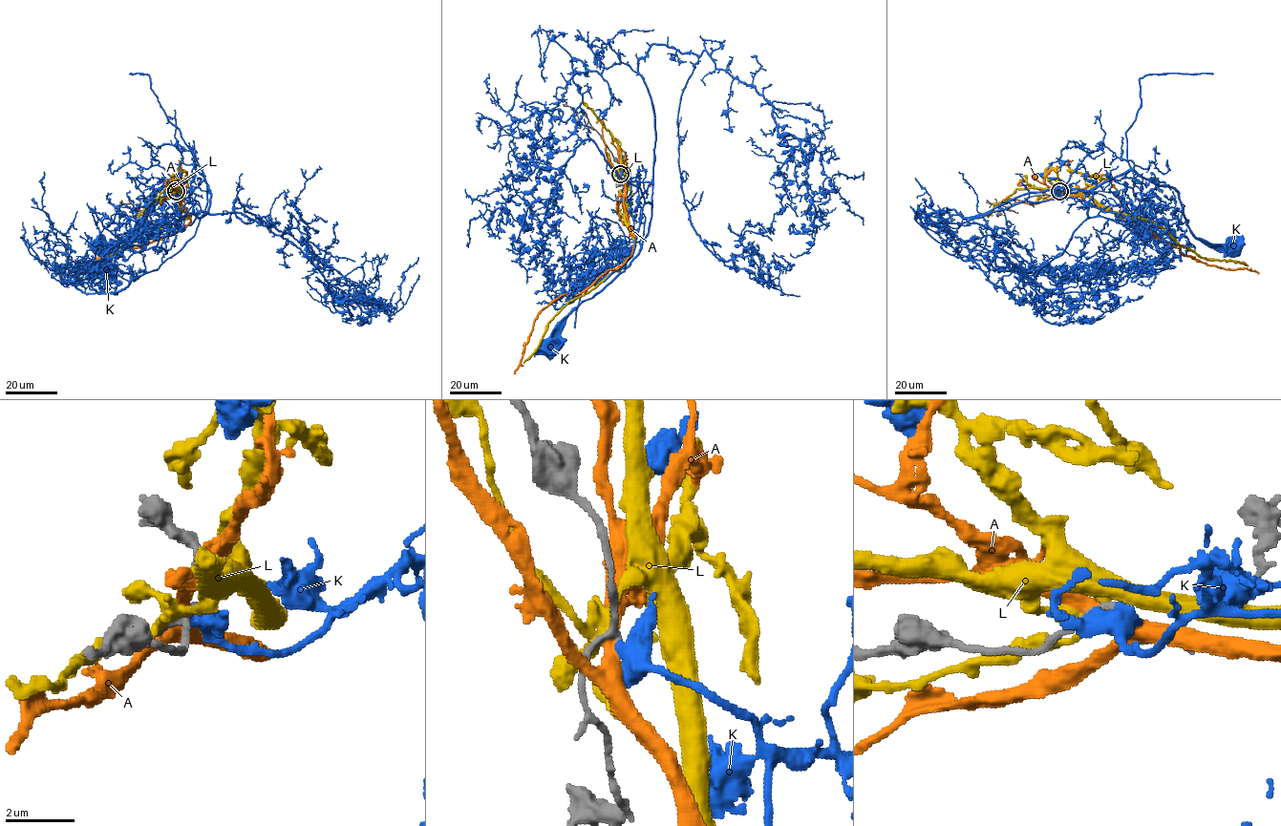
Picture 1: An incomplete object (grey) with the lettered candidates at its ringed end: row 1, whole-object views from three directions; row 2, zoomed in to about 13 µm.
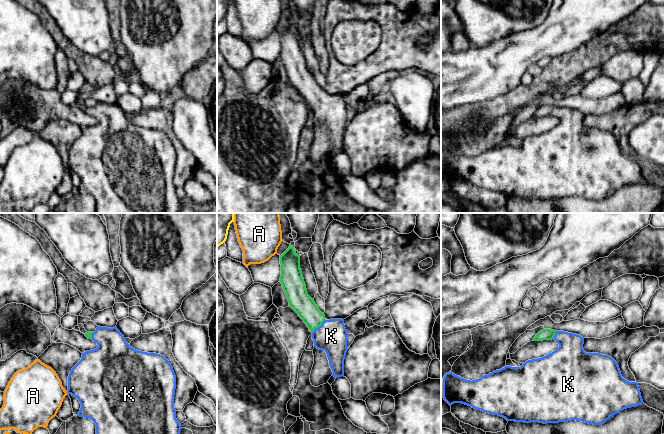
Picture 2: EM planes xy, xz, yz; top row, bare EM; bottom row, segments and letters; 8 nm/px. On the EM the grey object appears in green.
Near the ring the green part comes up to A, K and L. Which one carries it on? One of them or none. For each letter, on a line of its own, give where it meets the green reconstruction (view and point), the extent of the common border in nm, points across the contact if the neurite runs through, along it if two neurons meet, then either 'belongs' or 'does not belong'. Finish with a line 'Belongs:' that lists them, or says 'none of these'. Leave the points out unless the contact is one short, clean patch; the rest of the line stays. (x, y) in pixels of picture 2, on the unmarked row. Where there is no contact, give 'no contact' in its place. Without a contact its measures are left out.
A: no contact | does not belong
K: xz (319, 101) | 160 nm | across xz (299, 77), (319, 101), (331, 112) | belongs
L: no contact | does not belong
Belongs: K

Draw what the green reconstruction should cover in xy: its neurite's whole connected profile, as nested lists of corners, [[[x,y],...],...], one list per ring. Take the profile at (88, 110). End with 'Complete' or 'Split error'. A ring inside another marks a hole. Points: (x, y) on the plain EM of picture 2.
[[[98,102],[94,108],[86,108],[85,112],[88,115],[92,115],[94,118],[97,119],[98,123],[94,126],[86,127],[82,129],[82,134],[81,136],[72,144],[72,146],[69,149],[68,152],[68,166],[67,169],[71,170],[72,172],[76,173],[80,180],[81,184],[80,187],[78,188],[77,192],[84,193],[84,194],[90,194],[96,201],[96,213],[179,213],[180,207],[181,207],[181,201],[176,195],[176,186],[174,184],[174,171],[175,171],[175,165],[176,165],[176,152],[174,150],[173,144],[169,137],[162,131],[156,130],[156,129],[147,129],[147,128],[142,128],[133,125],[125,116],[124,112],[120,109],[120,107],[117,105],[117,103],[113,104],[107,104],[107,103],[100,103]]]. Split error

